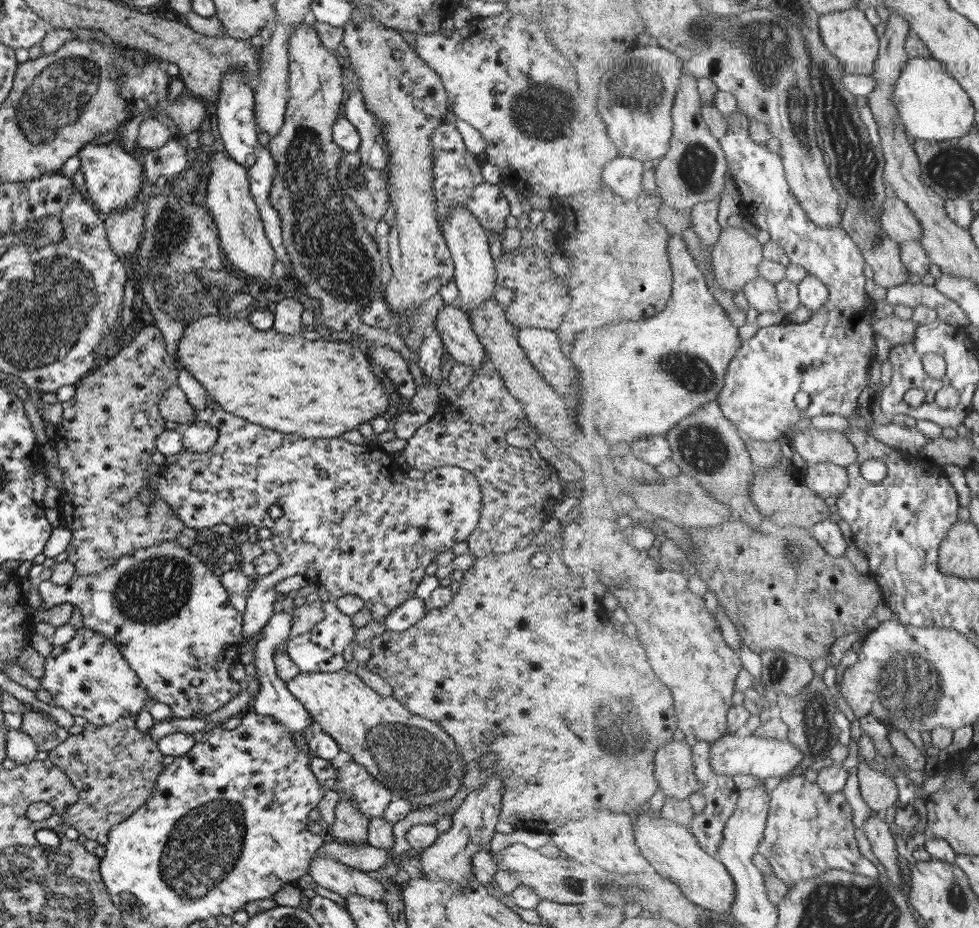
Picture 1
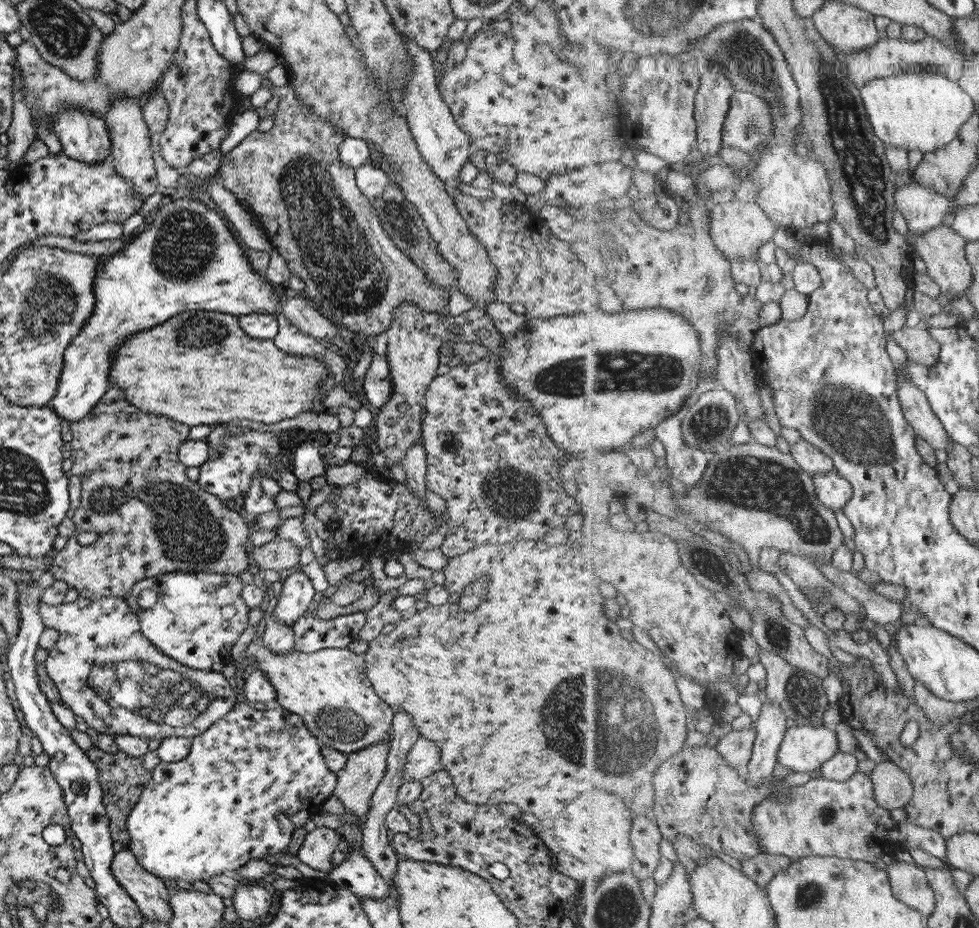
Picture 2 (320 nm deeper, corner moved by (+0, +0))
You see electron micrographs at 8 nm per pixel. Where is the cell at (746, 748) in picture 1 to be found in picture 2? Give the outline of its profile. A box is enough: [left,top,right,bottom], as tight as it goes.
[778,726,839,772]

